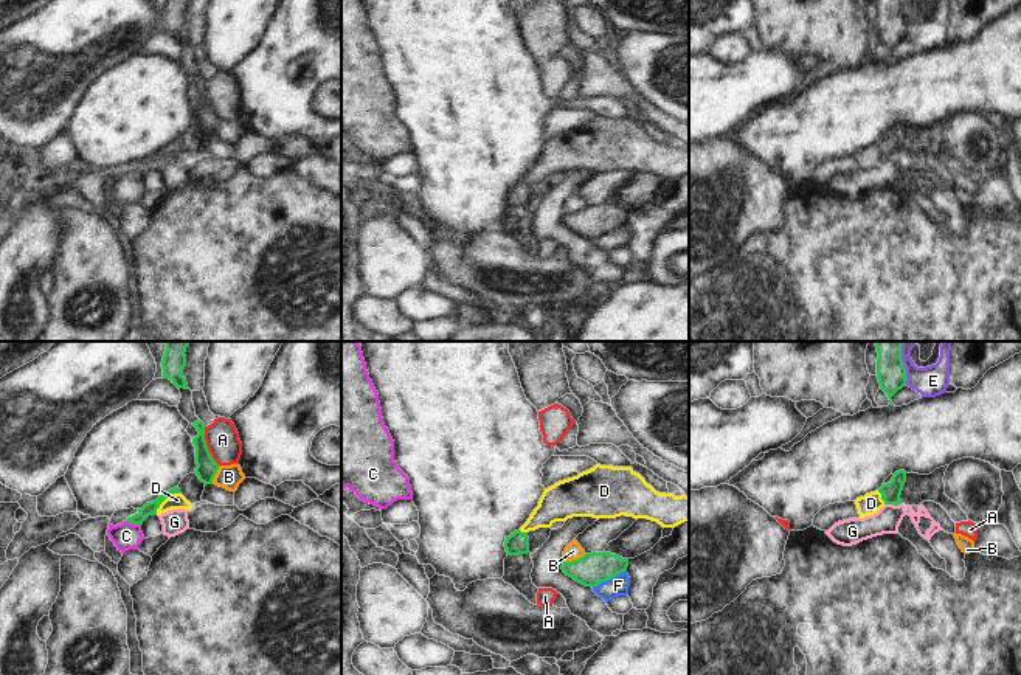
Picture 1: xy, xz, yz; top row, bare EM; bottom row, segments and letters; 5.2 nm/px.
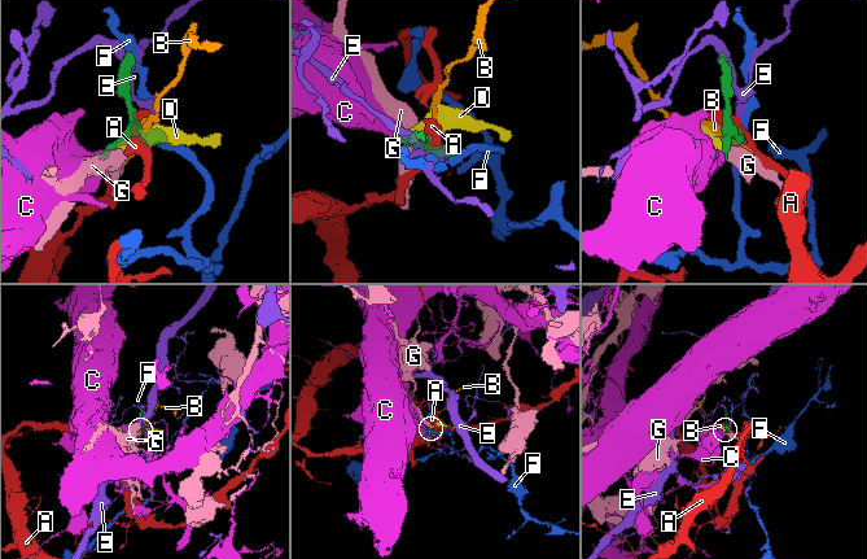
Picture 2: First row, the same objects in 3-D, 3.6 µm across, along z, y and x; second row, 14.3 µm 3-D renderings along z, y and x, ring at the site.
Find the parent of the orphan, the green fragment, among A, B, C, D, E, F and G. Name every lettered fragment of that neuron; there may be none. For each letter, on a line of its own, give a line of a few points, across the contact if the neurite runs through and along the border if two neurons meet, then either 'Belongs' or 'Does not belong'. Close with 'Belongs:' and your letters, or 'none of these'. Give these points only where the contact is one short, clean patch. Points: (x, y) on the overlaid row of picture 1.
A: Line: xy (204, 427), (205, 446), (219, 466). Does not belong
B: Line: xz (585, 554), (565, 562). Does not belong
C: Line: xy (151, 508), (134, 523), (126, 536). Belongs
D: Line: xy (179, 492), (168, 497), (155, 514). Does not belong
E: Does not belong
F: Line: xz (626, 570), (593, 587). Does not belong
G: Line: yz (885, 503), (900, 505). Does not belong
Belongs: C.

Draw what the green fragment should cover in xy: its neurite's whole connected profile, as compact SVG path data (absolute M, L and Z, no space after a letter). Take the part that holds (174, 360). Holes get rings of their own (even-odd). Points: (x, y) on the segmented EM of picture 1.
M166 341L166 351L163 355L161 368L163 379L169 379L177 388L188 388L183 369L186 366L186 348L191 341Z

